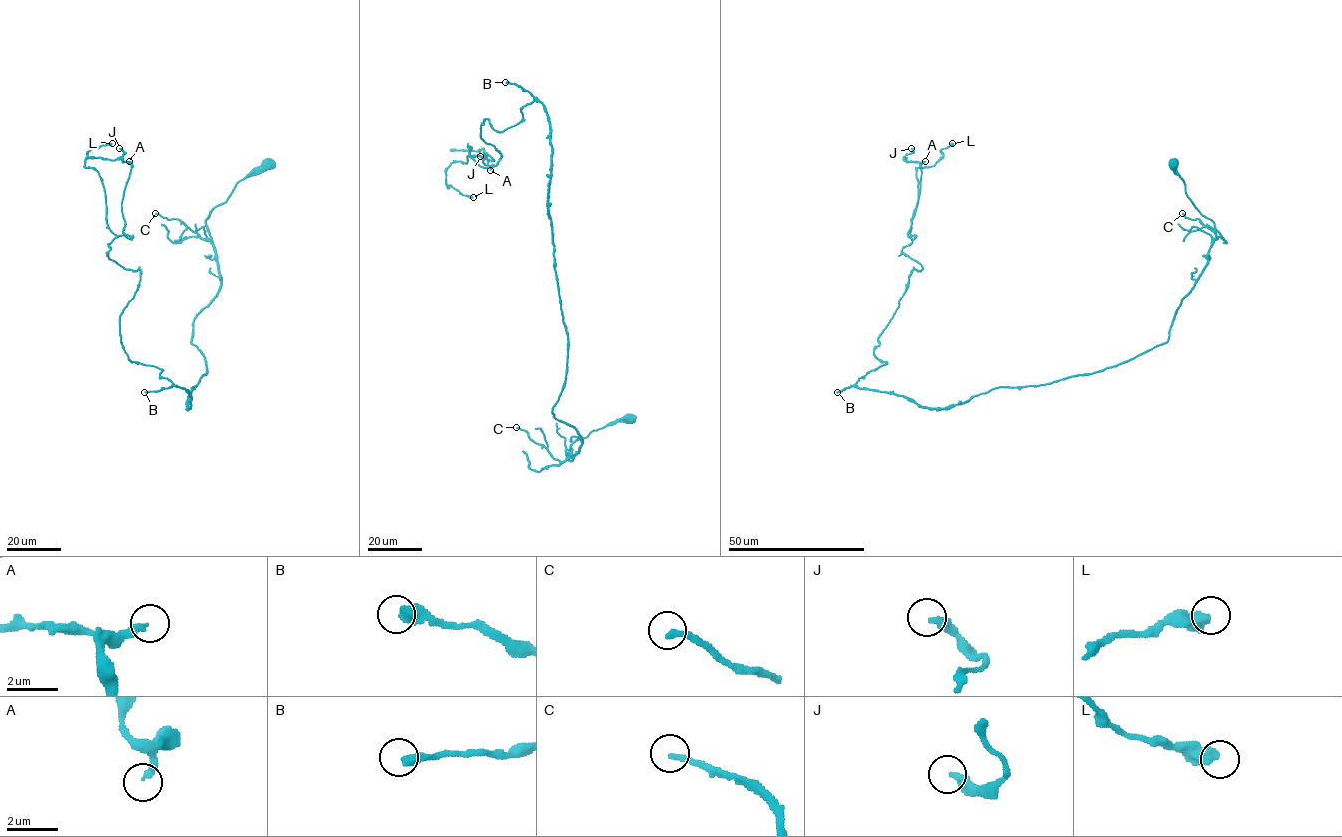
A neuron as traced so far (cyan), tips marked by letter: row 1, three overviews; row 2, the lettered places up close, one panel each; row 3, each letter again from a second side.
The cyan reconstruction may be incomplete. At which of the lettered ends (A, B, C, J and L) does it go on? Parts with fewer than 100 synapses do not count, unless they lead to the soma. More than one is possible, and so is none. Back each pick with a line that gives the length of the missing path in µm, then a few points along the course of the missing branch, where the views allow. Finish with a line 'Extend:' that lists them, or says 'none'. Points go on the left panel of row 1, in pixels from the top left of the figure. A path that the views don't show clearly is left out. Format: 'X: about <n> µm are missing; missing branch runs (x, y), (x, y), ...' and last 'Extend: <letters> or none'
B: about 120 µm are missing
Extend: B

